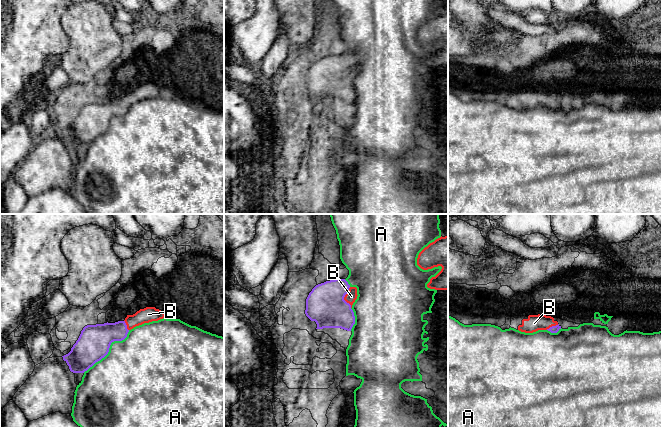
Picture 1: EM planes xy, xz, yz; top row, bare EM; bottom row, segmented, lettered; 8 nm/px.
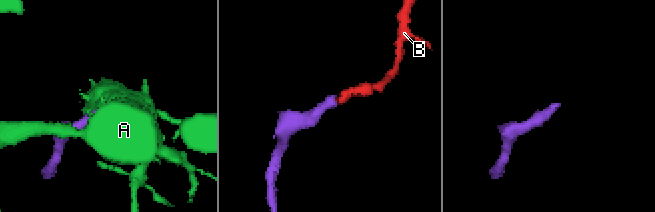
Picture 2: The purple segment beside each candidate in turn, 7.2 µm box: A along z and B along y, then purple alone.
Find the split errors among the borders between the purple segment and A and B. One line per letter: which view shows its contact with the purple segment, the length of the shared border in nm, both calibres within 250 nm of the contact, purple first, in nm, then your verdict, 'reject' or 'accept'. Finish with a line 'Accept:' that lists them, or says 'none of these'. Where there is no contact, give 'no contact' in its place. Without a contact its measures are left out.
A: contact in xy; length 500 nm; calibres 260 and 480 nm; reject
B: contact in xz; length 170 nm; calibres 320 and 90 nm; accept
Accept: B

